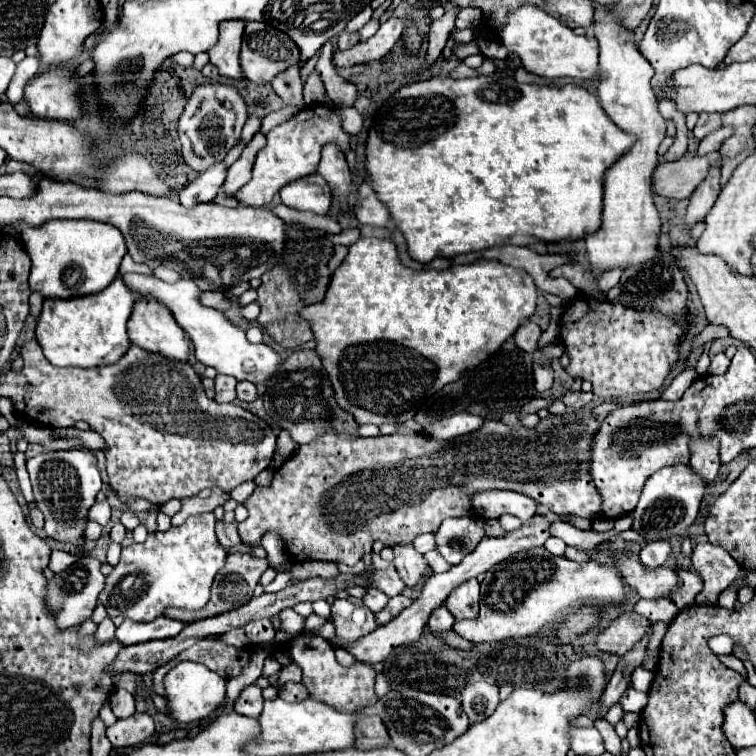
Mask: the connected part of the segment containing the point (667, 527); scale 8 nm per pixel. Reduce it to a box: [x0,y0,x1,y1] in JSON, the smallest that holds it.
[632,463,704,543]

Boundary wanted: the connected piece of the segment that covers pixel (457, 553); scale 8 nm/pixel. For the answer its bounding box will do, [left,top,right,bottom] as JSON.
[436,515,484,565]

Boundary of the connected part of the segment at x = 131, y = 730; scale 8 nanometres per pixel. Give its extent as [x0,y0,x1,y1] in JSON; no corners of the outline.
[106,713,154,747]

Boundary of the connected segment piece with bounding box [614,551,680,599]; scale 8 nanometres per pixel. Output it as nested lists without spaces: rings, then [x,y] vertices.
[[[622,551],[614,565],[620,565],[620,573],[624,573],[628,585],[636,589],[638,595],[644,599],[656,599],[656,597],[672,599],[672,589],[680,585],[678,583],[680,577],[674,569],[670,567],[646,569],[642,563],[634,561],[632,557],[626,557]]]

